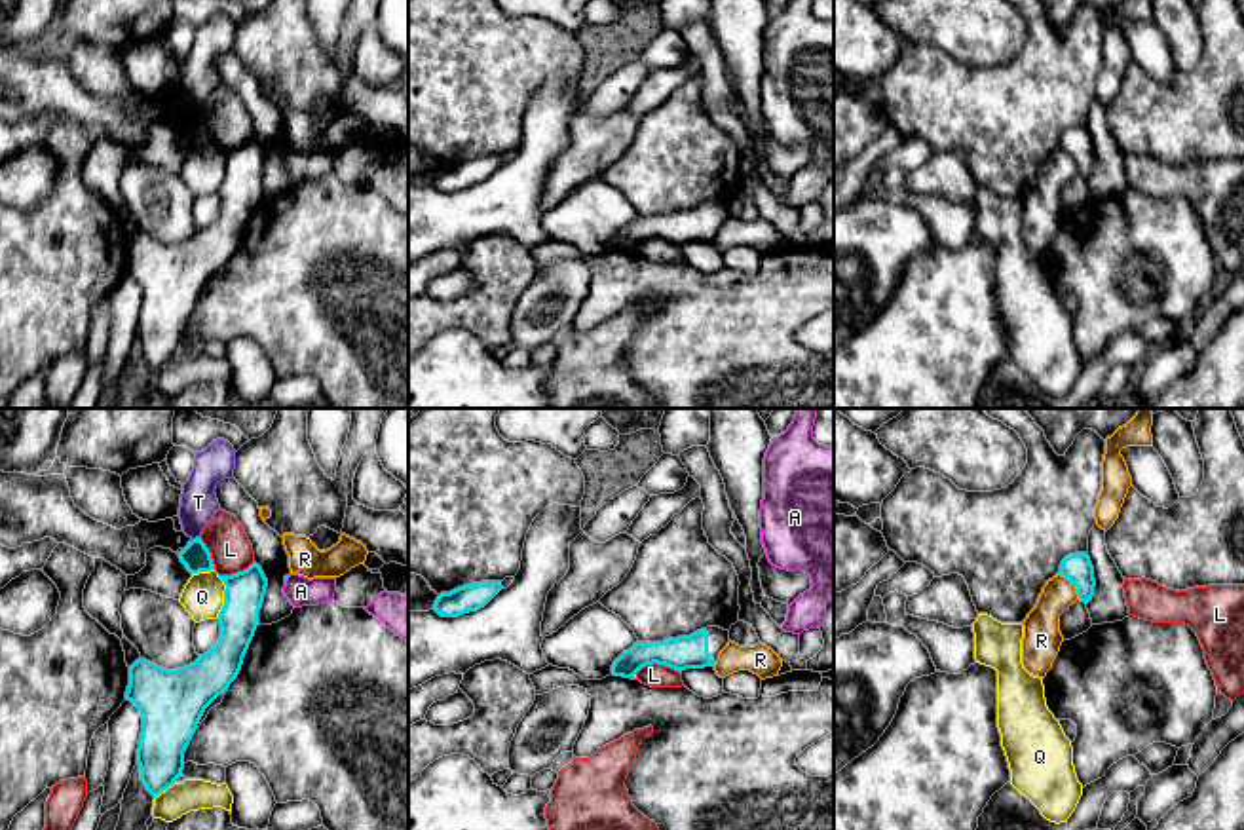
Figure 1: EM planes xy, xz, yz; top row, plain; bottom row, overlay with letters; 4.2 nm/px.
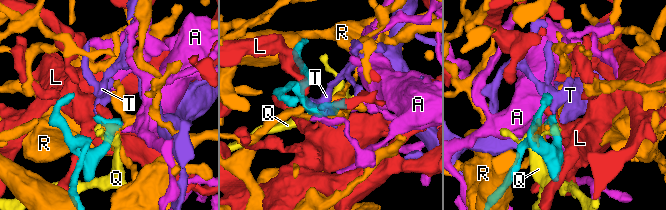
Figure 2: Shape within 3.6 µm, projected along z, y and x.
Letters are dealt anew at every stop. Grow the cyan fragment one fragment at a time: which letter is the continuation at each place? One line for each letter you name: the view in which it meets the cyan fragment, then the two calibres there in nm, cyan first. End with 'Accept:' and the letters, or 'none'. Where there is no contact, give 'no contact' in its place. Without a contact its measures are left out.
A: contact in xy; calibres 20 and 130 nm
Accept: A

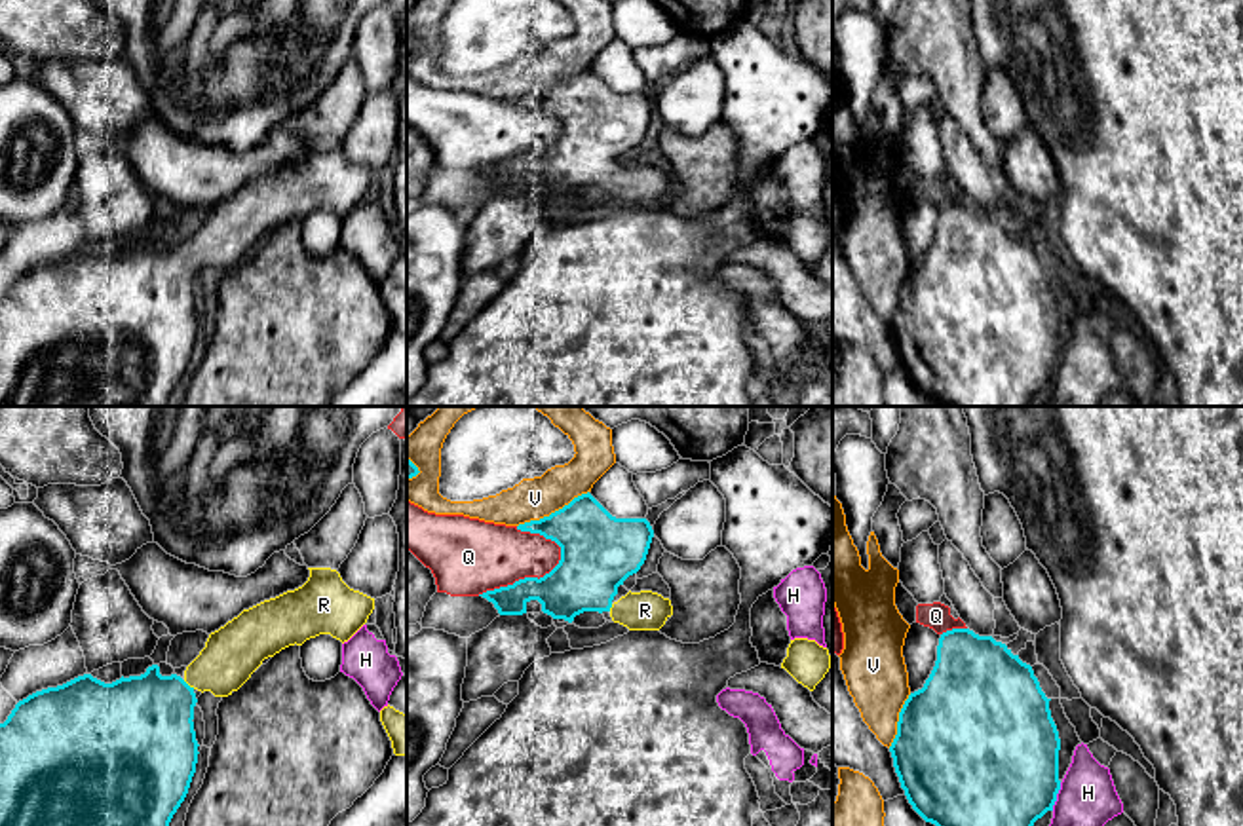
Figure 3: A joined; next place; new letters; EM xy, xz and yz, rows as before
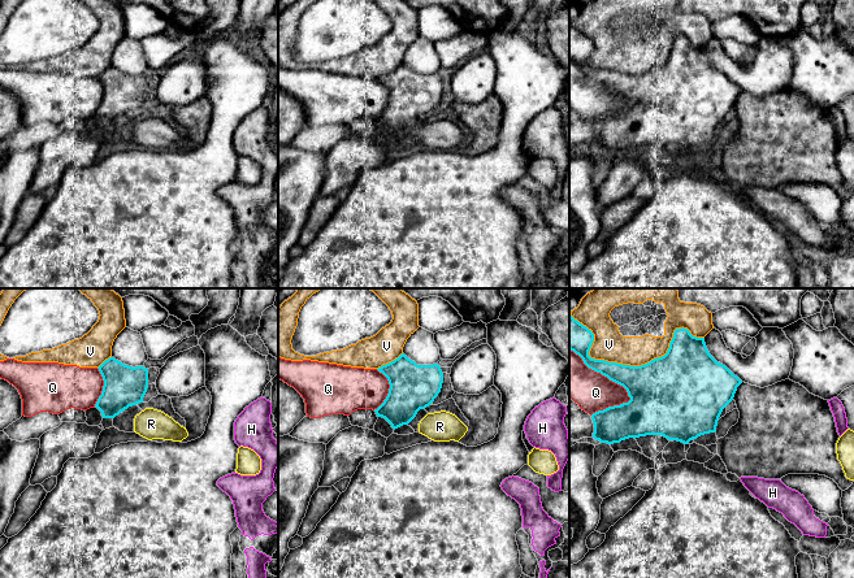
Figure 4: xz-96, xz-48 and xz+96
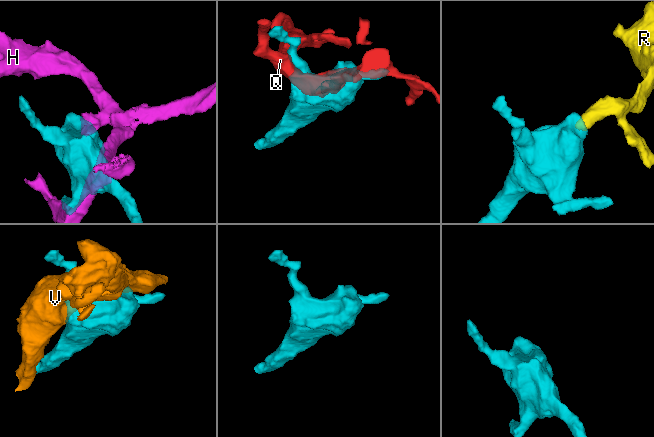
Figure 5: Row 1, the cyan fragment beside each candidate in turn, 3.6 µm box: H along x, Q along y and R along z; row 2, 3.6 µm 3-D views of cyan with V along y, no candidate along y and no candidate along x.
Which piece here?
R: contact in xy; calibres 420 and 240 nm
Accept: R

